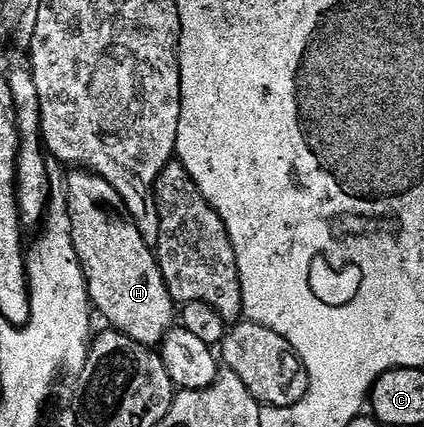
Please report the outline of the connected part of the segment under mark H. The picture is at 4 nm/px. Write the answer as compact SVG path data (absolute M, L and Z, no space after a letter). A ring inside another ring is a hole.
M84 168L72 173L67 178L69 215L75 252L89 285L90 303L112 329L144 346L156 347L164 342L175 322L175 303L163 280L156 253L129 217L125 202L110 182Z

